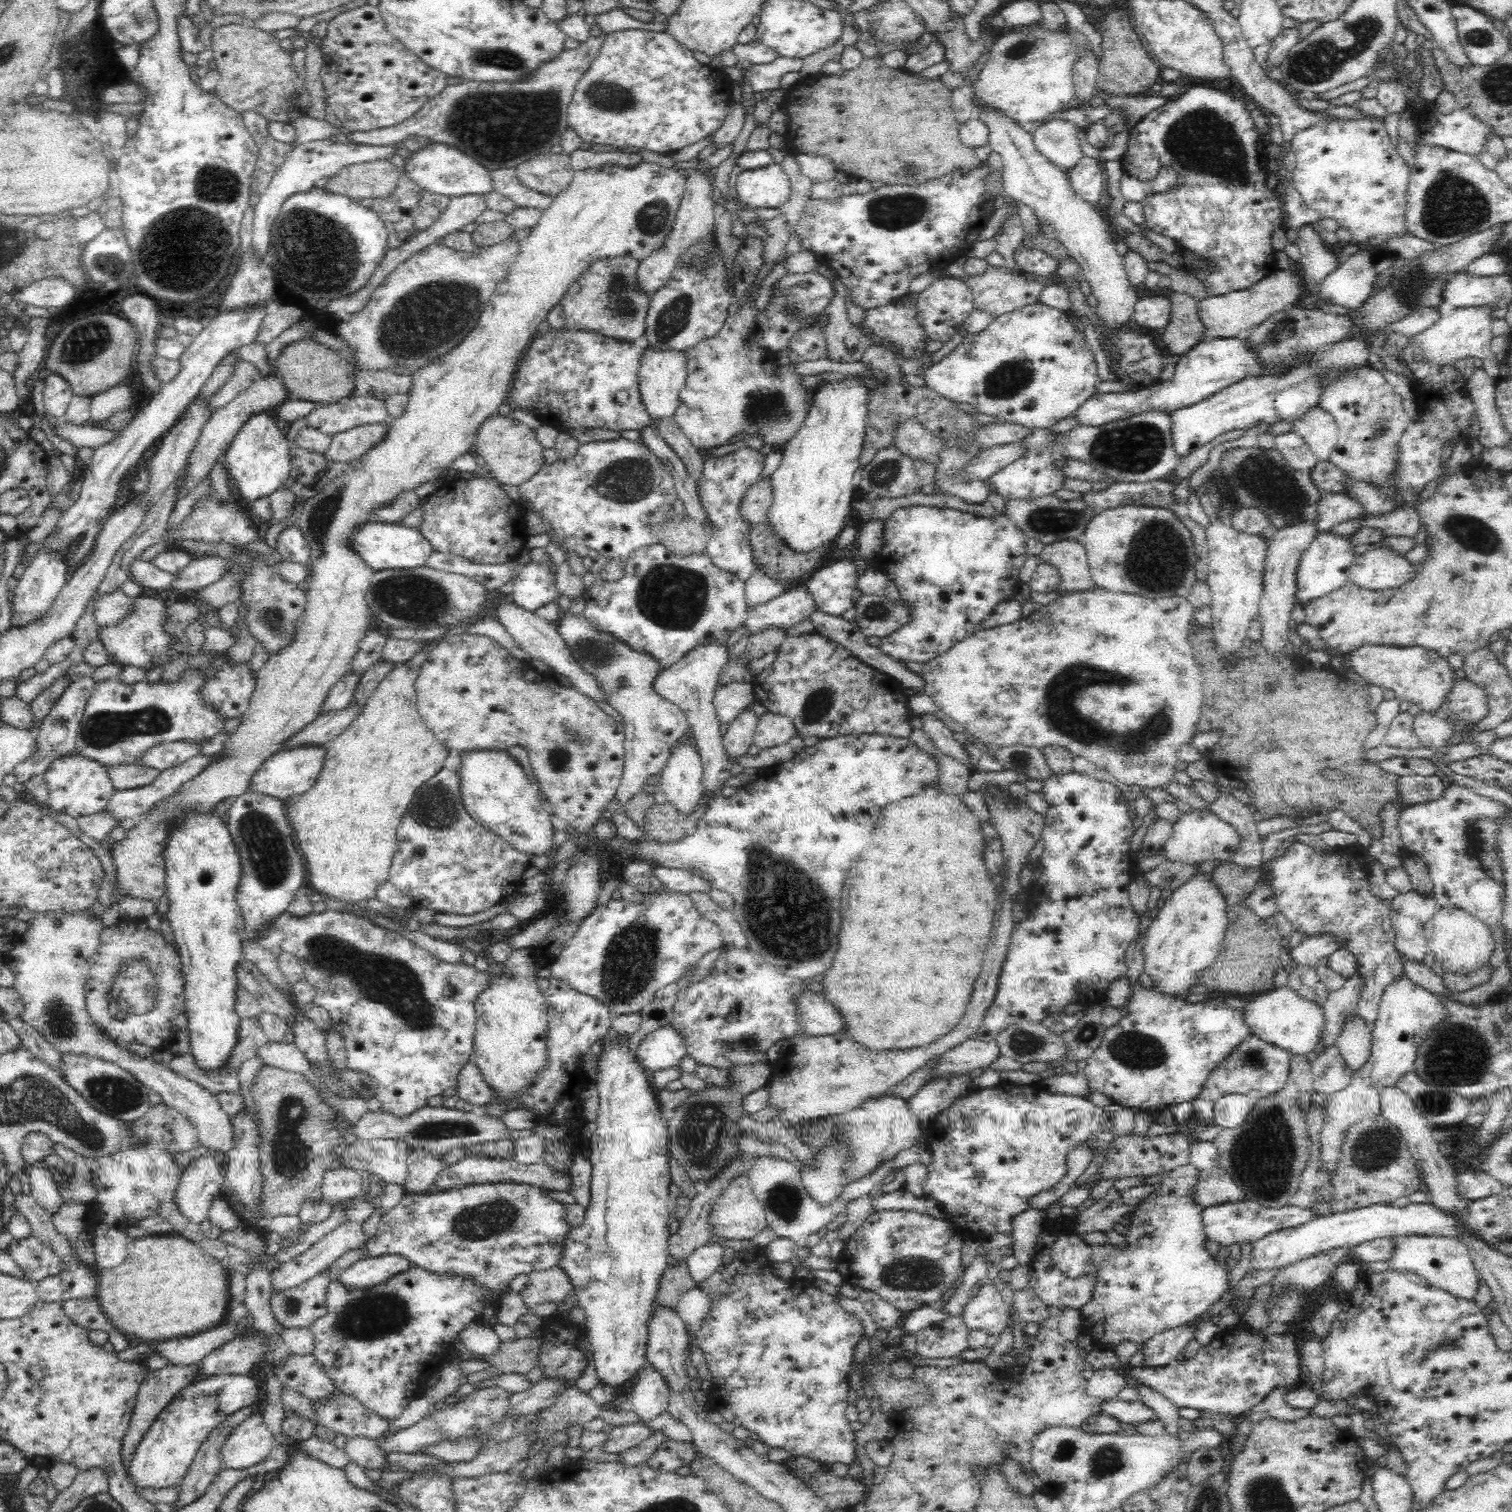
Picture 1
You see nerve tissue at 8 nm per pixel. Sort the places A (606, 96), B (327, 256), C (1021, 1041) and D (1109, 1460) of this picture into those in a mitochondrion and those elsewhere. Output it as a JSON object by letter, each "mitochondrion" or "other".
{"A":"mitochondrion","B":"mitochondrion","C":"mitochondrion","D":"mitochondrion"}

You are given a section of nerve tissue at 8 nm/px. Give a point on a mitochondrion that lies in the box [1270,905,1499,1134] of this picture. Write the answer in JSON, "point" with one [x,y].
{"point":[1460,1055]}

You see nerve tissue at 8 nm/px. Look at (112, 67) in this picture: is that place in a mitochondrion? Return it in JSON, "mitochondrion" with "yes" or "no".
{"mitochondrion":"no"}

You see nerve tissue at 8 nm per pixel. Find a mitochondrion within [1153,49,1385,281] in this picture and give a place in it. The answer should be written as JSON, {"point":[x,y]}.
{"point":[1203,140]}

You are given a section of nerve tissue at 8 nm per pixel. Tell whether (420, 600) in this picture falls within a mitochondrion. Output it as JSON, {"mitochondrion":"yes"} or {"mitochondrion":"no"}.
{"mitochondrion":"yes"}

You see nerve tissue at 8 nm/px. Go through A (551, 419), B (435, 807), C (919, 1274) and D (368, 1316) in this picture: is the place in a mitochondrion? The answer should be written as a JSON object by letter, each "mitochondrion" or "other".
{"A":"other","B":"mitochondrion","C":"mitochondrion","D":"mitochondrion"}

